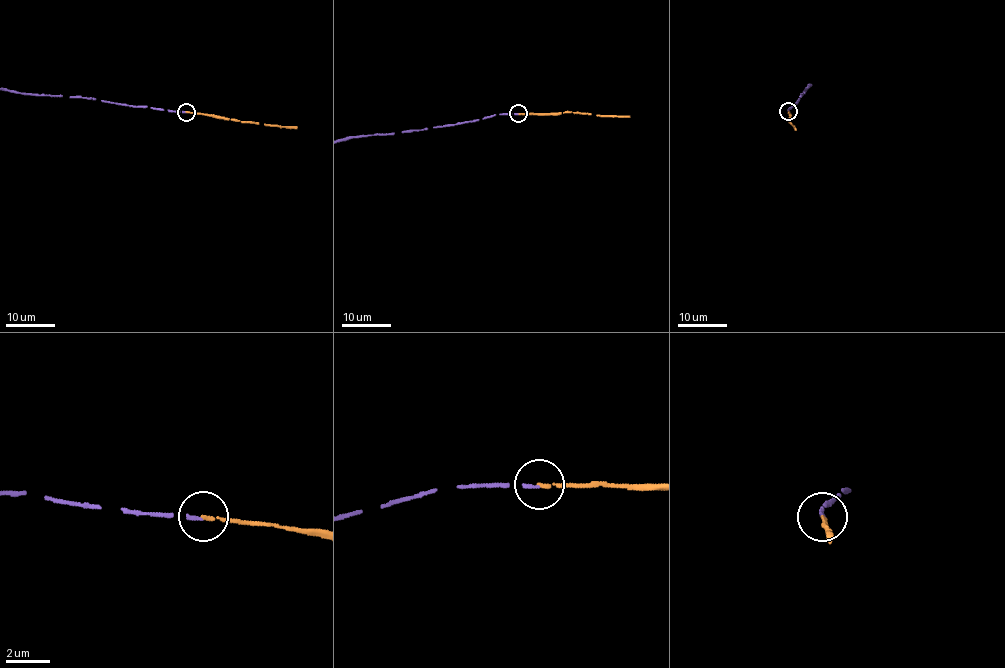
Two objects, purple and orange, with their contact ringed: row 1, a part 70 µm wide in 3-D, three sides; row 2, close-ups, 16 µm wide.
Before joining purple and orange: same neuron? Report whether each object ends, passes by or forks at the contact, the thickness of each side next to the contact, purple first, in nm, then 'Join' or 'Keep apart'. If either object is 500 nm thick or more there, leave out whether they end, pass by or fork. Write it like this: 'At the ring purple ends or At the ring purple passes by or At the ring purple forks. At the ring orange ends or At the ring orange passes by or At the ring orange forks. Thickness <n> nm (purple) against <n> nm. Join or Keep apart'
At the ring purple ends. At the ring orange ends. Thickness 120 nm (purple) against 120 nm. Join

